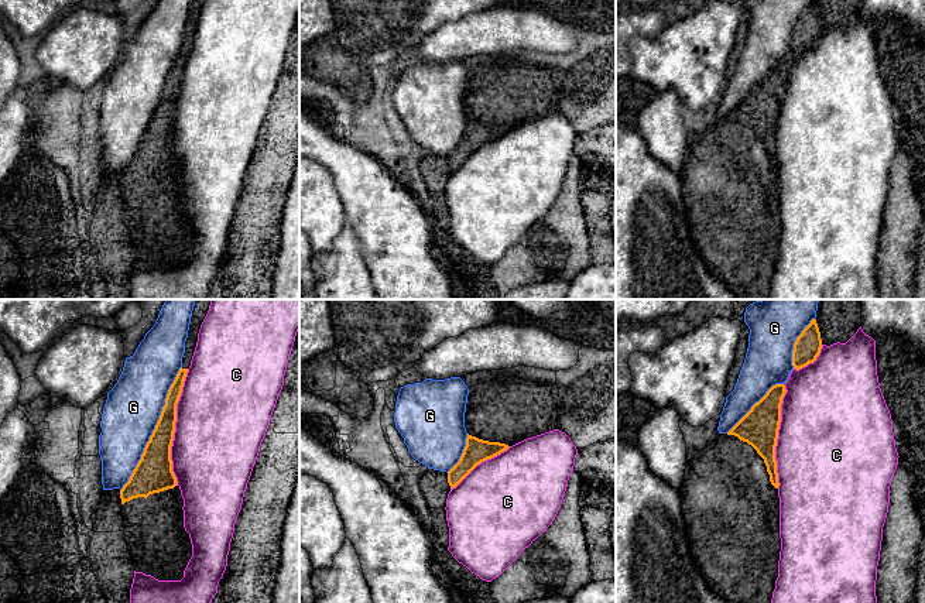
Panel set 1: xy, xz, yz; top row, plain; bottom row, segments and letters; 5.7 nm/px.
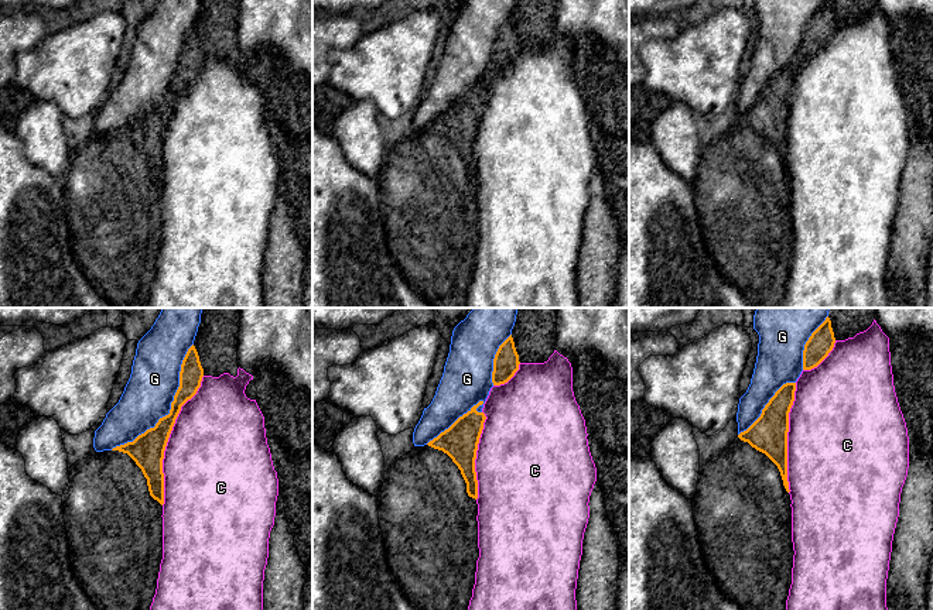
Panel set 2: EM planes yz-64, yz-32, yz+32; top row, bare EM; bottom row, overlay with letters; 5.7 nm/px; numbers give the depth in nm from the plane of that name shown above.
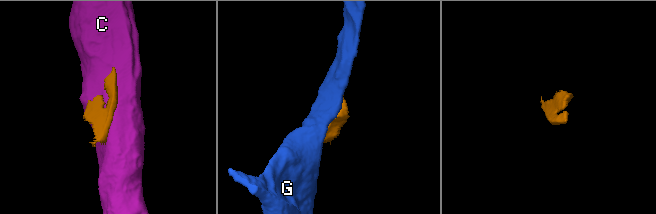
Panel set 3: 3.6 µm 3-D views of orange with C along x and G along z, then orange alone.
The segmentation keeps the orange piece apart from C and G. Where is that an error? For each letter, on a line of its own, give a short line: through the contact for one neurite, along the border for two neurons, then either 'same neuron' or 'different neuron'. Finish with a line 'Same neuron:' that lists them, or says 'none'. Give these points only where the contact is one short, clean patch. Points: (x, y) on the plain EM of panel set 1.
C: different neuron
G: different neuron
Same neuron: none

